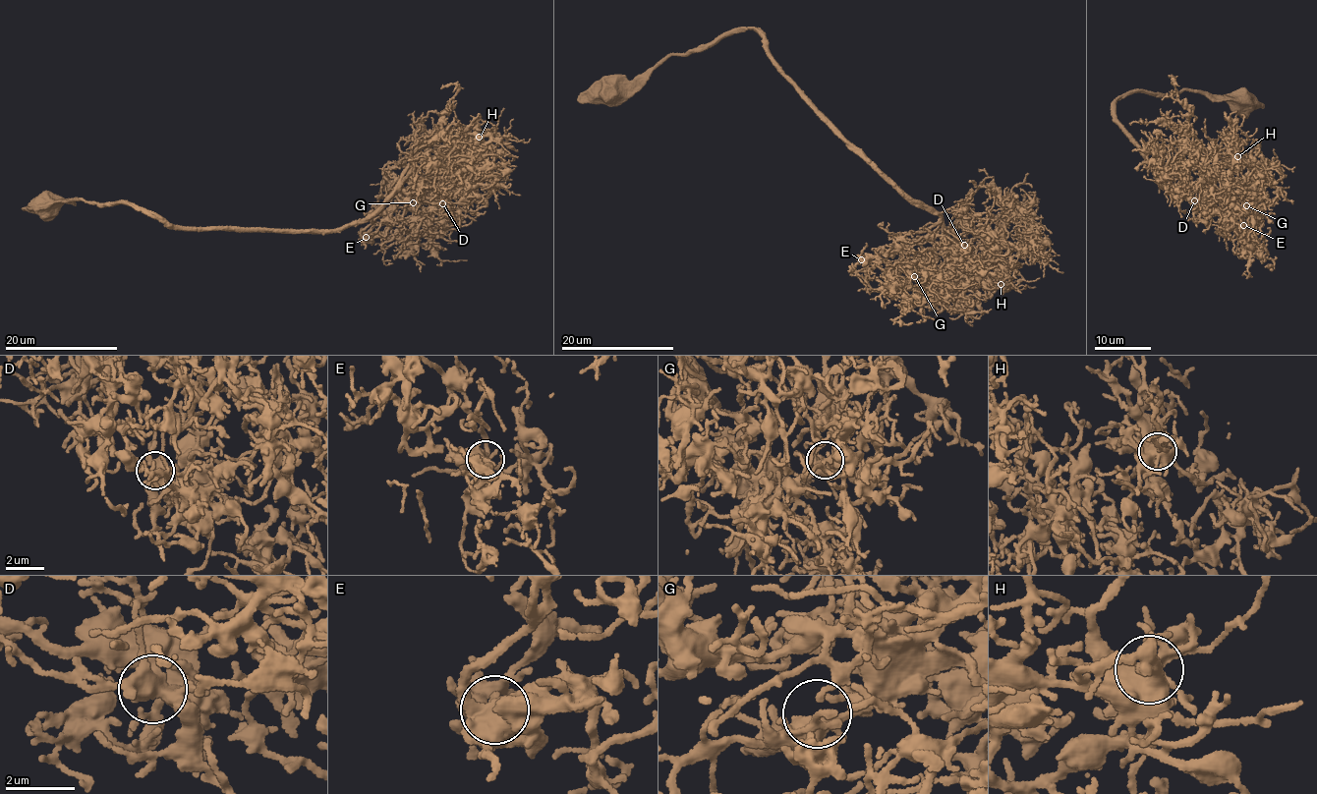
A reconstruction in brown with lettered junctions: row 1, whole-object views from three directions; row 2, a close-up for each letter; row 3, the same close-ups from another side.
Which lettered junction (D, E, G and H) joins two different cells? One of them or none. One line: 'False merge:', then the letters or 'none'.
False merge: none

